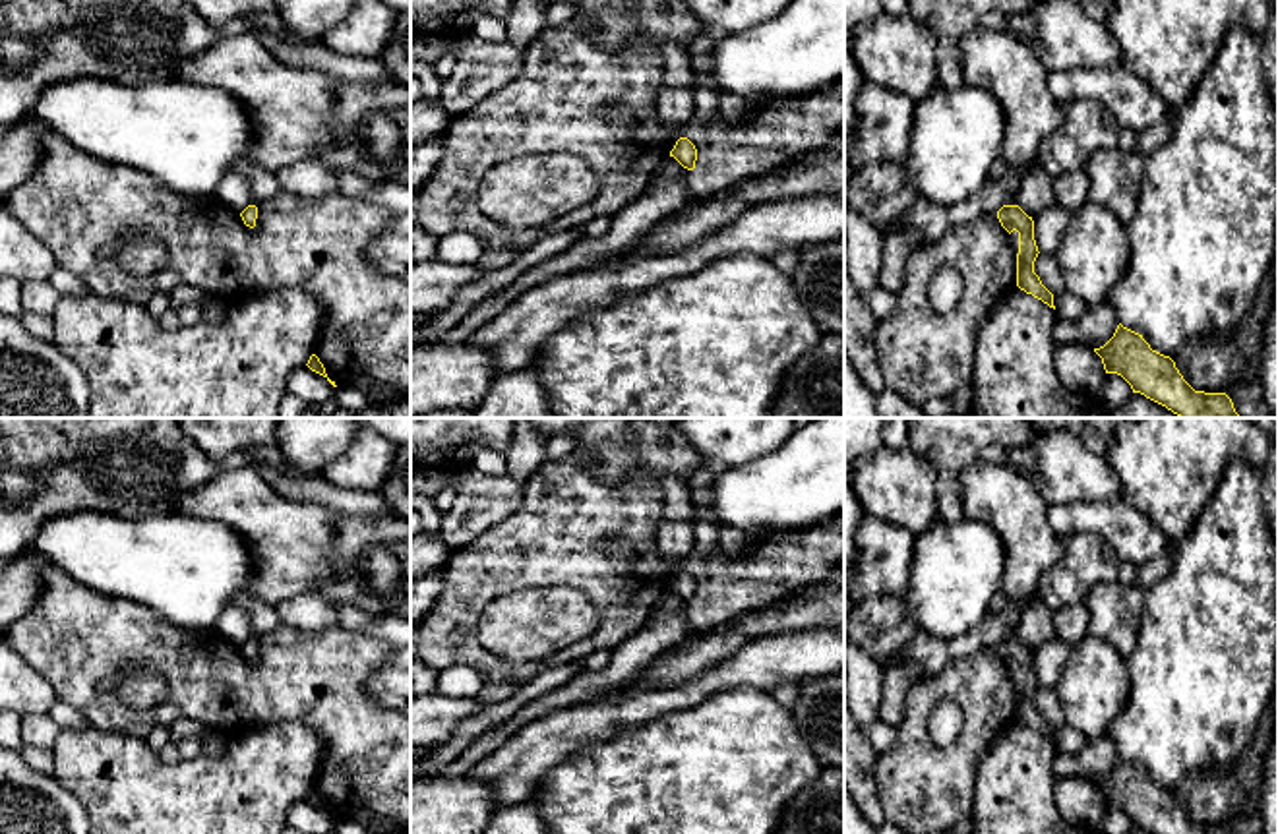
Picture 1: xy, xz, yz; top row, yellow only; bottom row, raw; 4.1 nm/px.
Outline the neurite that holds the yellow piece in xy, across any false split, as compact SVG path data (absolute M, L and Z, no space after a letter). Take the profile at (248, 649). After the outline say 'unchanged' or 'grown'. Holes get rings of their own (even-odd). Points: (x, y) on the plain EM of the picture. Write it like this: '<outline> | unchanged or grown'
M248 590L236 592L232 604L244 608L250 613L252 637L240 646L240 650L246 660L254 662L258 652L258 640L281 623L277 608L261 602Z | grown

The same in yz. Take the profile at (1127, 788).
M1121 757L1094 786L1102 791L1106 807L1121 809L1133 826L1150 834L1232 834L1226 826L1195 824L1170 789L1152 784L1142 768Z | unchanged

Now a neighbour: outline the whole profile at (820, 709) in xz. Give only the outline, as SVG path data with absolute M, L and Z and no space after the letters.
M844 671L800 679L798 689L796 726L823 766L844 772Z

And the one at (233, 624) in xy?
M228 606L223 610L213 627L227 642L234 646L242 646L248 639L252 639L250 631L250 611L240 606Z

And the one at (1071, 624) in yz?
M1084 602L1069 604L1053 611L1053 629L1069 646L1079 644L1088 635L1088 611Z

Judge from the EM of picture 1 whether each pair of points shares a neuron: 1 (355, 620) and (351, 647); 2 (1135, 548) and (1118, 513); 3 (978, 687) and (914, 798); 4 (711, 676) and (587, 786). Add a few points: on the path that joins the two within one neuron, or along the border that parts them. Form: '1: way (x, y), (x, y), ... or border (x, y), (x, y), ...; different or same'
1: border (335, 624), (349, 631), (378, 637), (390, 645); different
2: way (1135, 540), (1118, 521); same
3: way (978, 714), (978, 734), (942, 771); same
4: border (715, 693), (630, 726); different

